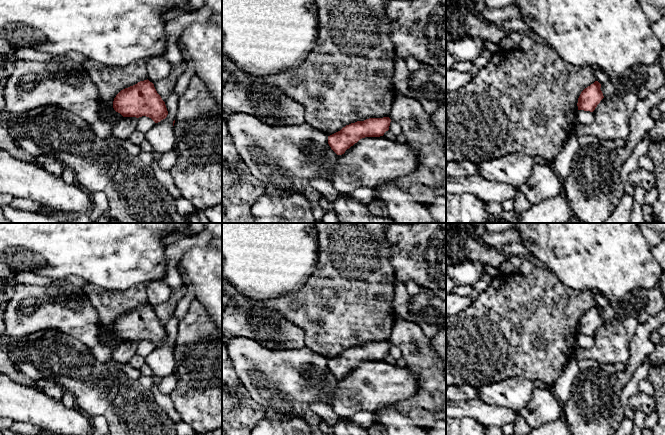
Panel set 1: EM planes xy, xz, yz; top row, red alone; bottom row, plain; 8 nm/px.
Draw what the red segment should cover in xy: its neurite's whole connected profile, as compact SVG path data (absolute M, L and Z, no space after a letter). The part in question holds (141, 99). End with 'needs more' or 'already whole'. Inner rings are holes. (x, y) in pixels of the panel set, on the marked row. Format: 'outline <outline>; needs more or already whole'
outline M148 79L121 90L113 101L113 108L123 117L151 118L155 123L165 119L165 102Z; already whole

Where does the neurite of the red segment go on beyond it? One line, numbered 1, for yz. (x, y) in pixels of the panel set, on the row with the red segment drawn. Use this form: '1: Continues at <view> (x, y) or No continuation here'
1: No continuation here

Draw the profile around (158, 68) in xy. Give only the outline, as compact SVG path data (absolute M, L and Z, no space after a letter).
M155 56L146 61L148 80L153 84L161 79L168 77L172 67L163 56Z

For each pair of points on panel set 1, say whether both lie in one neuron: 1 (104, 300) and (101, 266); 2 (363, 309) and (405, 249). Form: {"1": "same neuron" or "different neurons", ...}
{"1": "different neurons", "2": "different neurons"}

